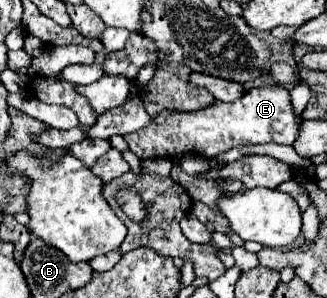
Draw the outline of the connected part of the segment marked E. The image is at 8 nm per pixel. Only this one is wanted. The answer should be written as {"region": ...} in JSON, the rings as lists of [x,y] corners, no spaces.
{"region":[[[257,87],[249,89],[243,99],[235,103],[215,103],[203,111],[195,113],[161,113],[153,119],[151,125],[125,135],[129,149],[139,159],[151,157],[169,157],[175,159],[179,153],[207,155],[215,157],[221,151],[227,151],[237,145],[255,145],[255,143],[281,143],[293,145],[303,119],[295,115],[291,105],[291,95],[285,87]]]}

